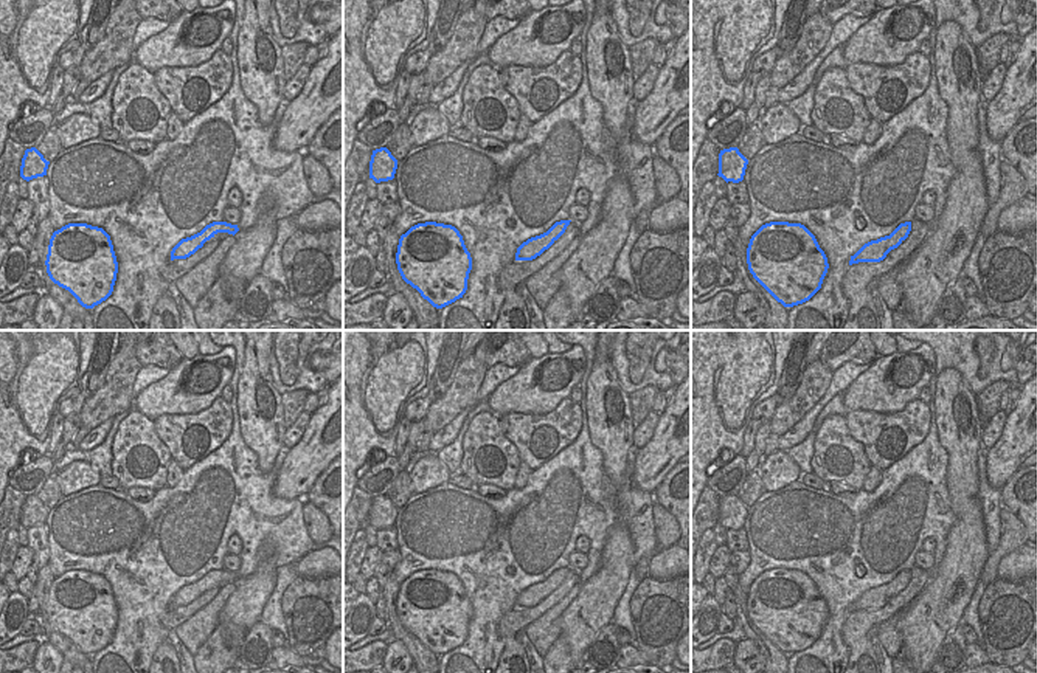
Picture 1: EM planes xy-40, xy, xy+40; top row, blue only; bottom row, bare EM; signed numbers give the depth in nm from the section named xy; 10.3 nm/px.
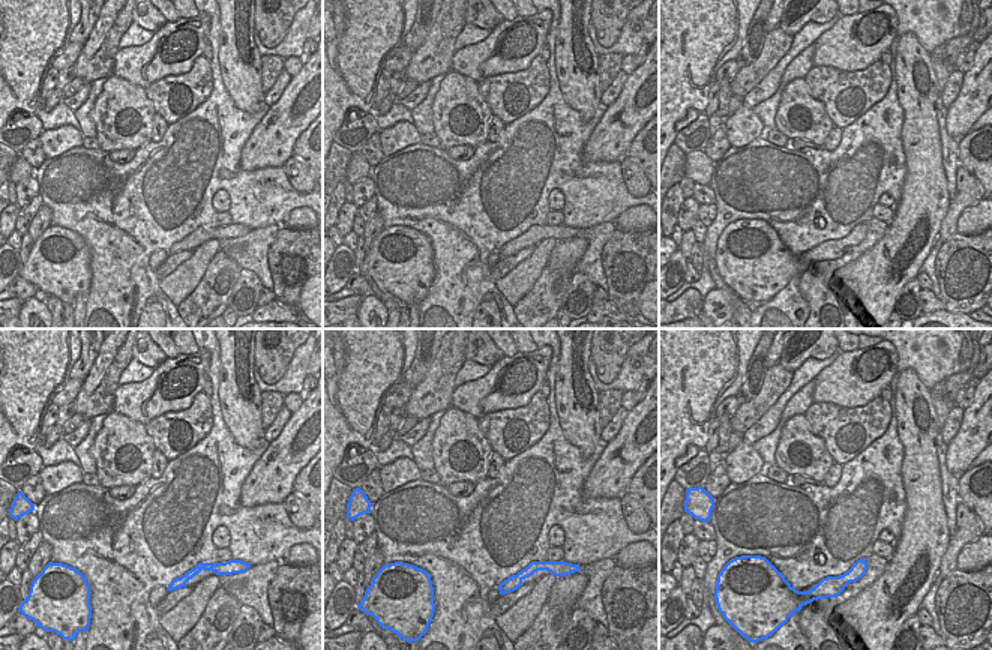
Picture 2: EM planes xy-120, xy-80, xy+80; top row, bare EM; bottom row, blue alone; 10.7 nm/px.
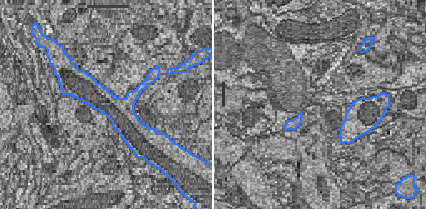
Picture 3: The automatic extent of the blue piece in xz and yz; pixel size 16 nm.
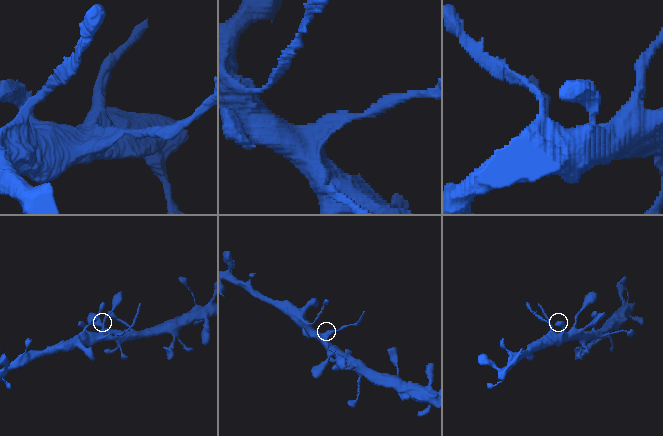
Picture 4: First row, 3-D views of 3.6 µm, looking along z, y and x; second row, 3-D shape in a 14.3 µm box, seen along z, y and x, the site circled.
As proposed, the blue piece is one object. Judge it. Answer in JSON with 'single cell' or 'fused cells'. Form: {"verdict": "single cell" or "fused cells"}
{"verdict": "fused cells"}

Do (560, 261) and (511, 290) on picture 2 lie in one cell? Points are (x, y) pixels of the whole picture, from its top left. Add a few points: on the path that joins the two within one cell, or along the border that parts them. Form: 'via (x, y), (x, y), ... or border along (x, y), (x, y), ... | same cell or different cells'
border along (557, 240), (545, 264) | different cells

